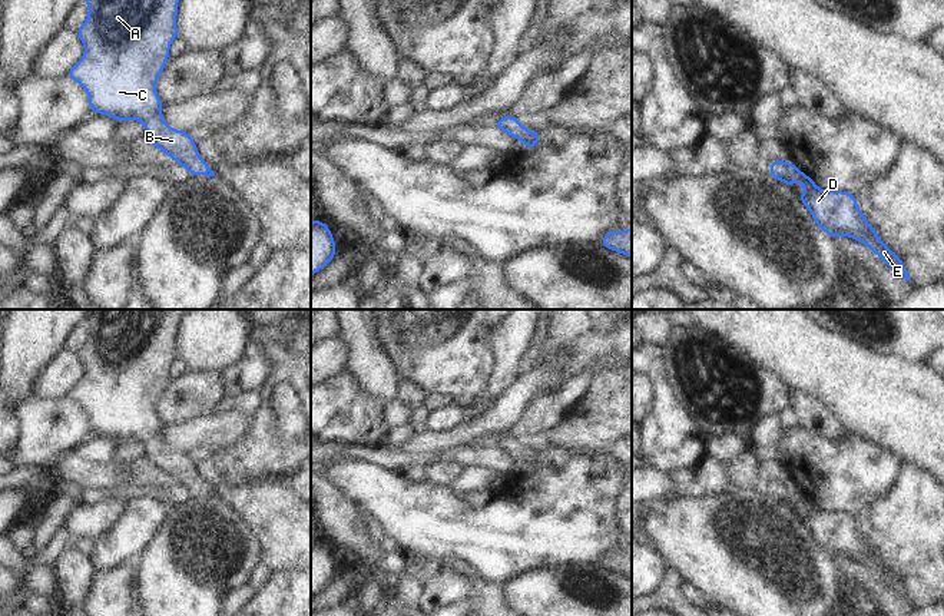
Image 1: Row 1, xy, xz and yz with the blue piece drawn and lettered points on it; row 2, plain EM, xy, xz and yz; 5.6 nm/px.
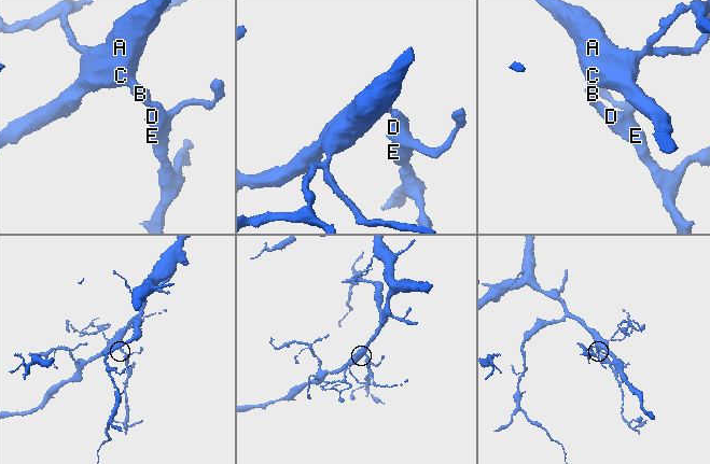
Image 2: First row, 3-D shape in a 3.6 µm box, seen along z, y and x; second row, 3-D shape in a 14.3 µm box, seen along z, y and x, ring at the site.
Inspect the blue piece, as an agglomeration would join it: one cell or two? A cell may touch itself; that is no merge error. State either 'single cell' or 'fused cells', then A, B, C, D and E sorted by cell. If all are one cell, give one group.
single cell; A B C D E

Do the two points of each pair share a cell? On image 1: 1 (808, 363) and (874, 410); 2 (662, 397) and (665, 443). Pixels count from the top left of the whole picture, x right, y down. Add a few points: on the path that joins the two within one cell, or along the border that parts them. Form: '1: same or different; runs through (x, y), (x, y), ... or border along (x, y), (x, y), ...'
1: same; runs through (824, 364), (832, 368), (858, 394)
2: same; runs through (665, 408), (665, 431)

